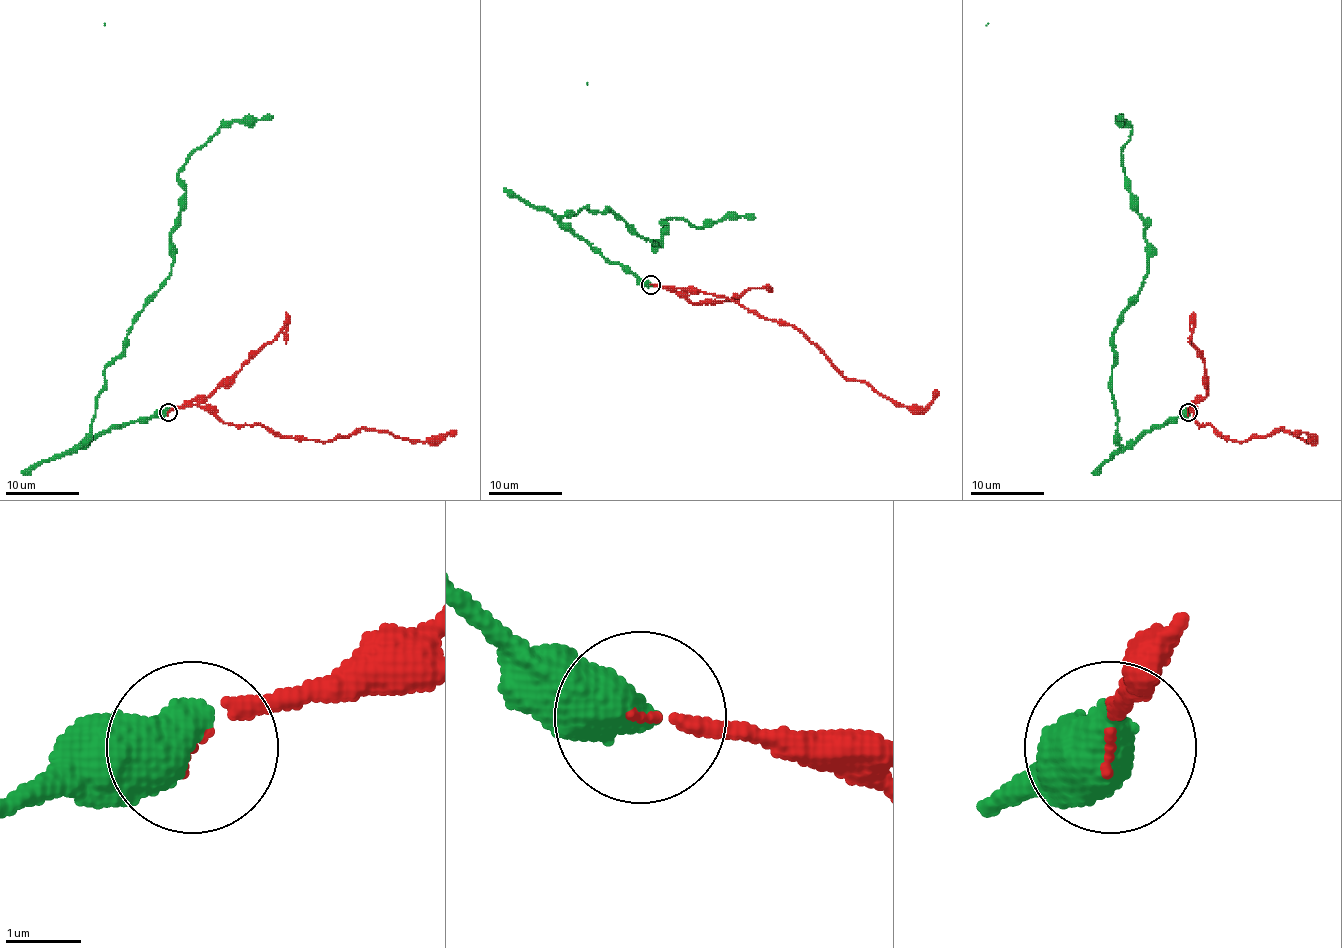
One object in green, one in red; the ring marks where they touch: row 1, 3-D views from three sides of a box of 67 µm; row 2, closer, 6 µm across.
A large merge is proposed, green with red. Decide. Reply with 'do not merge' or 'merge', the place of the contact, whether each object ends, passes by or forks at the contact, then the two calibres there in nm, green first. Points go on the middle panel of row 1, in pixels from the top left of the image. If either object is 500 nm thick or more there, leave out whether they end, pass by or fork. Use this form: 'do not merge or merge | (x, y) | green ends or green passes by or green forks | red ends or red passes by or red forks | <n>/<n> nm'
merge | (650, 285) | 650/140 nm

